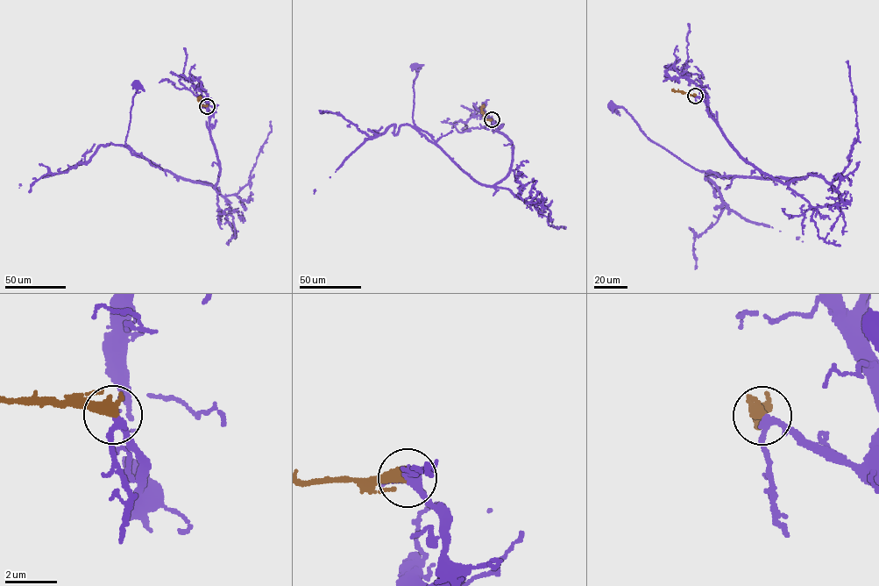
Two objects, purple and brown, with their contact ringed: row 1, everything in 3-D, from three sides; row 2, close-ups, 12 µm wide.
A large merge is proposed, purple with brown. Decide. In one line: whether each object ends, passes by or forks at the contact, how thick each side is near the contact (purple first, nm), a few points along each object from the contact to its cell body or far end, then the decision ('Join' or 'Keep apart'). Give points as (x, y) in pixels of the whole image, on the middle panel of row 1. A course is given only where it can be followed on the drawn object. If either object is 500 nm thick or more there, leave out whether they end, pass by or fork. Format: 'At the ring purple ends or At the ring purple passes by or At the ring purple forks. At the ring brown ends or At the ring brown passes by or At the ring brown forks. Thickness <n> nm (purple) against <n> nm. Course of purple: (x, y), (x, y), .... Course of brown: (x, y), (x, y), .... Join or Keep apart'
Thickness 260 nm (purple) against 500 nm. Course of purple: (492, 119), (510, 141), (513, 160), (506, 175), (487, 185), (478, 183), (415, 126), (413, 114), (414, 67). Course of brown: (492, 119), (484, 117), (481, 107), (484, 106). Join

